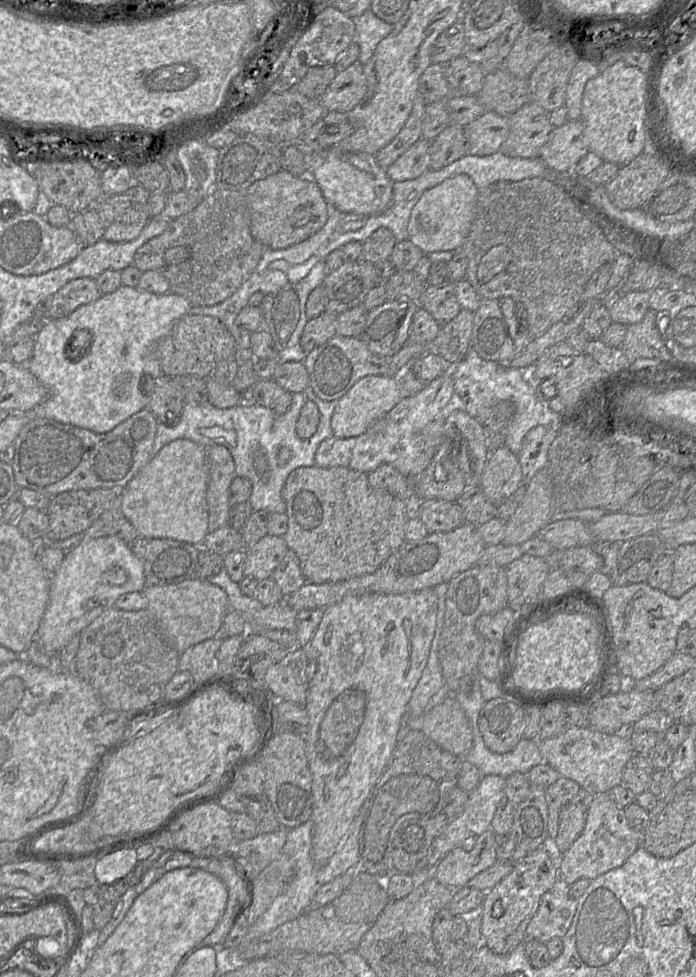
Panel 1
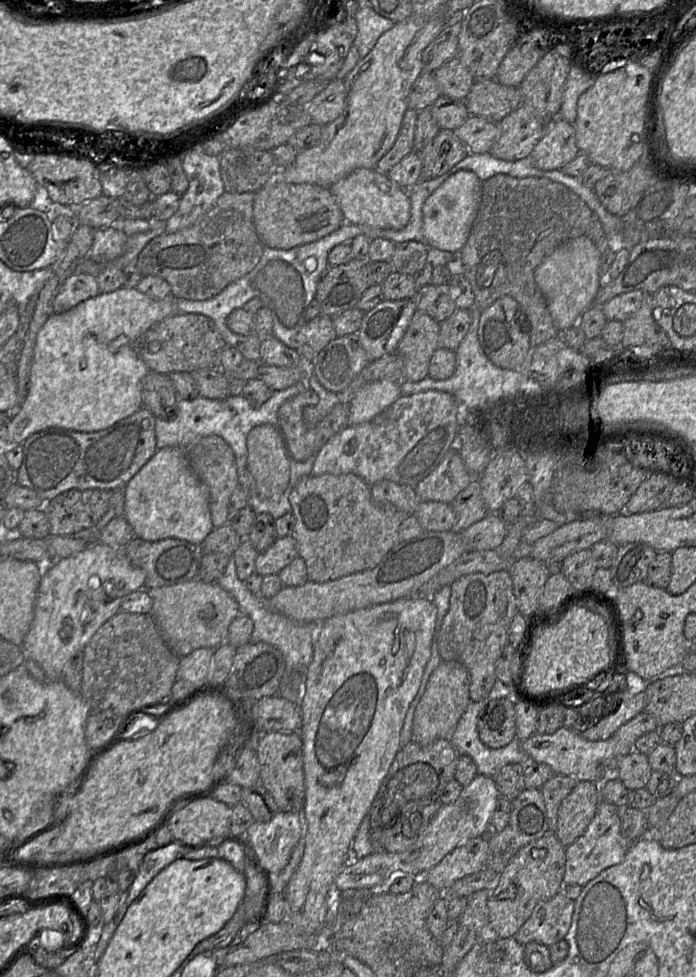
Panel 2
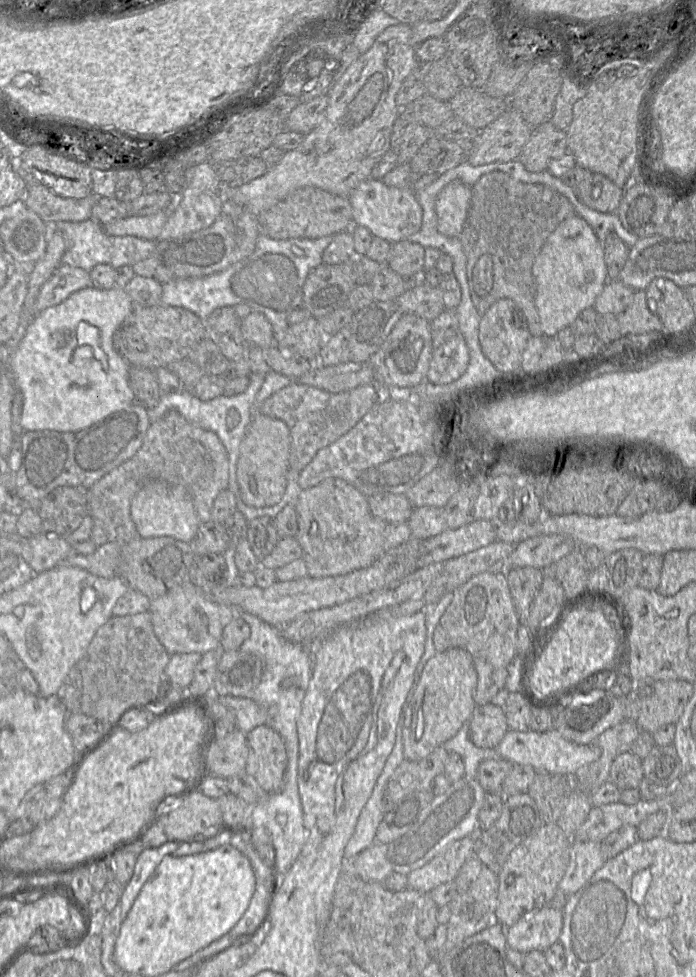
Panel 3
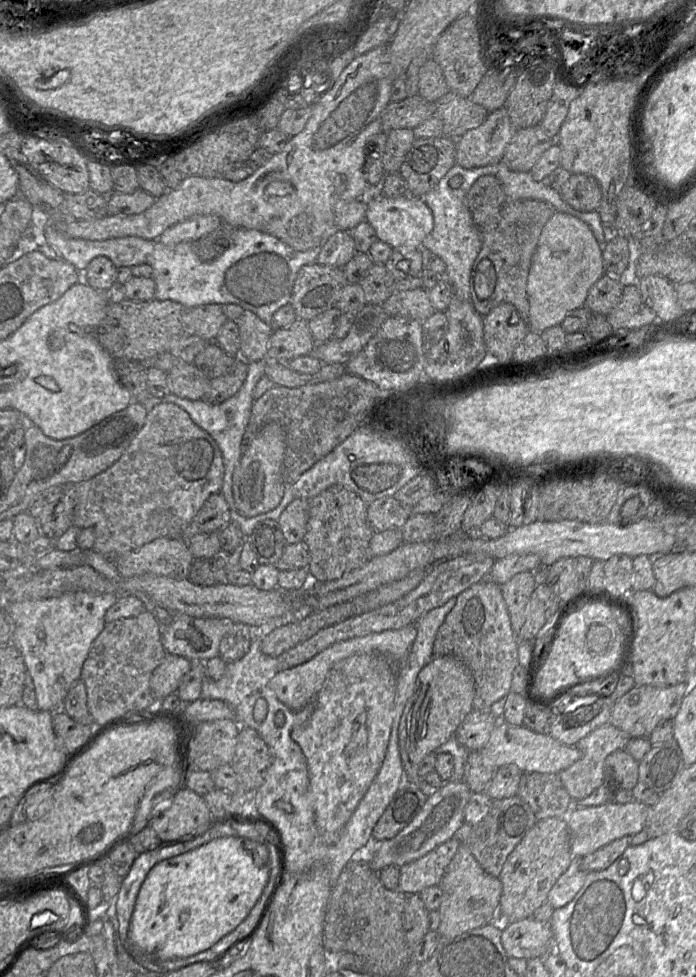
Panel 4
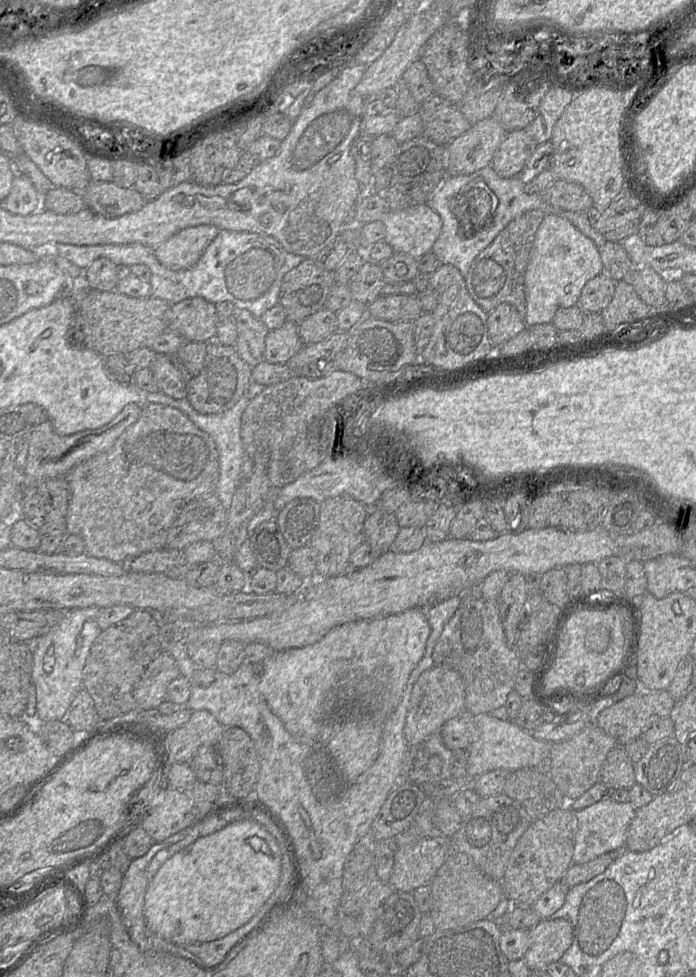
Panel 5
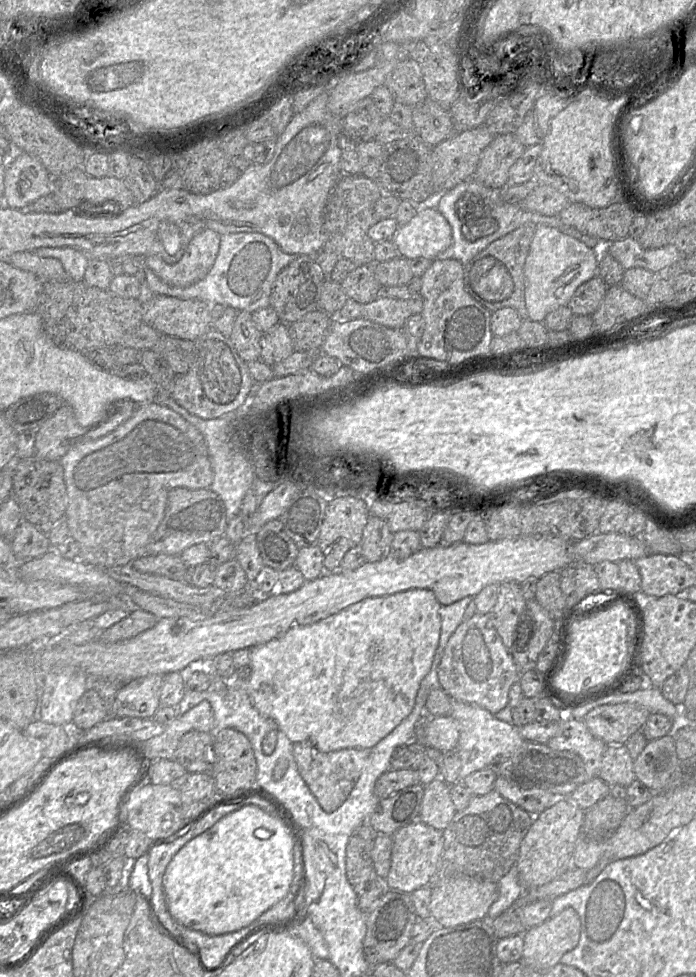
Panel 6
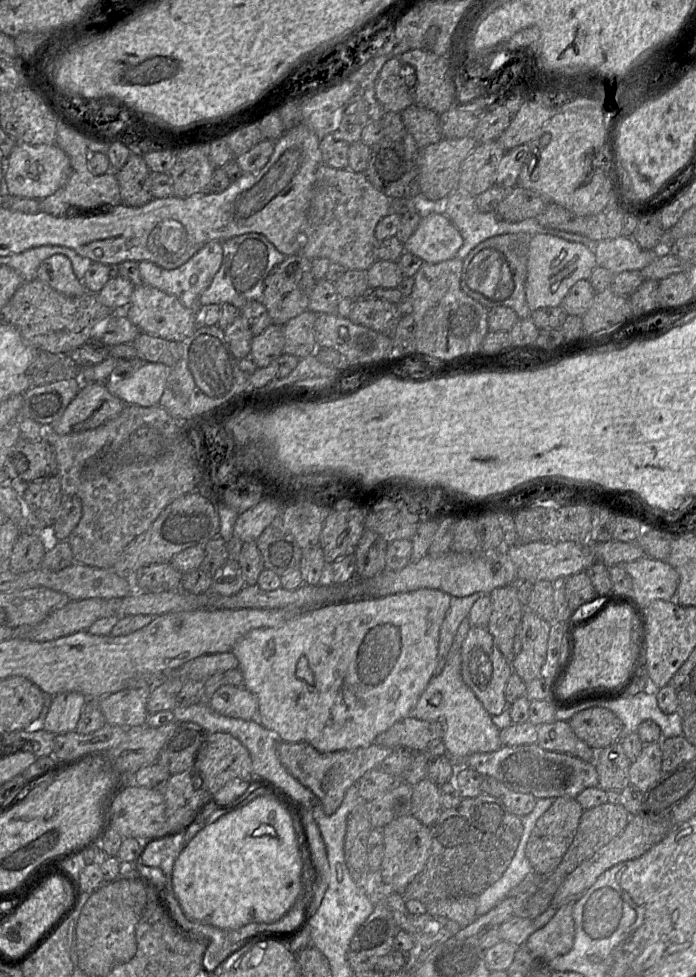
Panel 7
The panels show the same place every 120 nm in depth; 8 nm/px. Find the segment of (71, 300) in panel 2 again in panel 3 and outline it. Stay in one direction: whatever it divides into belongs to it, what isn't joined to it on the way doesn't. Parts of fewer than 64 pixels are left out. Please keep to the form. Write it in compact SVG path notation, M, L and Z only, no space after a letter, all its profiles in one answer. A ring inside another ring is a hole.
M61 263L43 284L35 302L35 313L57 305L73 292L91 286L90 273Z

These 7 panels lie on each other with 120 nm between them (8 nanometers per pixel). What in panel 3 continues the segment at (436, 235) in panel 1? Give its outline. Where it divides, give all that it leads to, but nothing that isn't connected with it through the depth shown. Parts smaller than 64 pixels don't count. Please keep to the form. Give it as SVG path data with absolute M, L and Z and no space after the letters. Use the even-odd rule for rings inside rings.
M459 180L451 181L435 202L437 229L447 237L459 237L467 218L472 188Z

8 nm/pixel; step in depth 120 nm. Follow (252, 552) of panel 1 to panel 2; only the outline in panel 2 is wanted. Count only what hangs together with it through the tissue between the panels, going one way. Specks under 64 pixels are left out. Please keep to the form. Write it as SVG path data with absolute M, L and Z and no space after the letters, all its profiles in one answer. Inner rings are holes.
M292 536L278 537L264 552L259 553L255 561L255 572L261 576L279 574L297 556L297 544Z

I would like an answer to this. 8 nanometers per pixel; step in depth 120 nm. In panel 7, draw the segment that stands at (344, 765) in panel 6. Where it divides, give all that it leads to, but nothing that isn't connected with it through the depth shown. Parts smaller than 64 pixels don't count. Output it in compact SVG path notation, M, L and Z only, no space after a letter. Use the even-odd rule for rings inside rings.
M280 741L277 743L277 755L282 765L302 785L310 789L320 800L323 810L331 815L340 807L347 790L355 785L368 771L377 768L393 749L372 744L354 750L343 750L321 753L306 742L290 743Z

